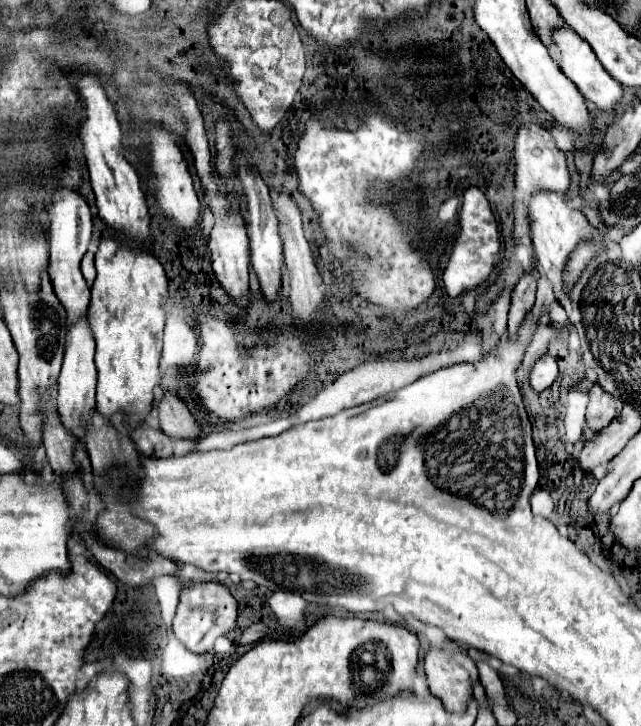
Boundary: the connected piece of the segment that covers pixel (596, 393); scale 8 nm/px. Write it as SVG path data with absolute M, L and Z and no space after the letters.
M593 385L591 389L591 403L587 405L587 423L589 431L597 433L605 429L623 409L623 401L611 397L607 391L599 389L599 385Z

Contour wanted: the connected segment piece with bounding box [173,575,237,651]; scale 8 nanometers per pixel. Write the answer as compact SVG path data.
M179 575L177 579L181 581L181 595L179 595L179 605L173 617L173 633L175 637L191 651L197 651L199 643L203 637L209 633L209 629L215 627L217 623L217 613L231 613L237 619L237 601L229 593L229 589L221 583L215 581L183 581Z

